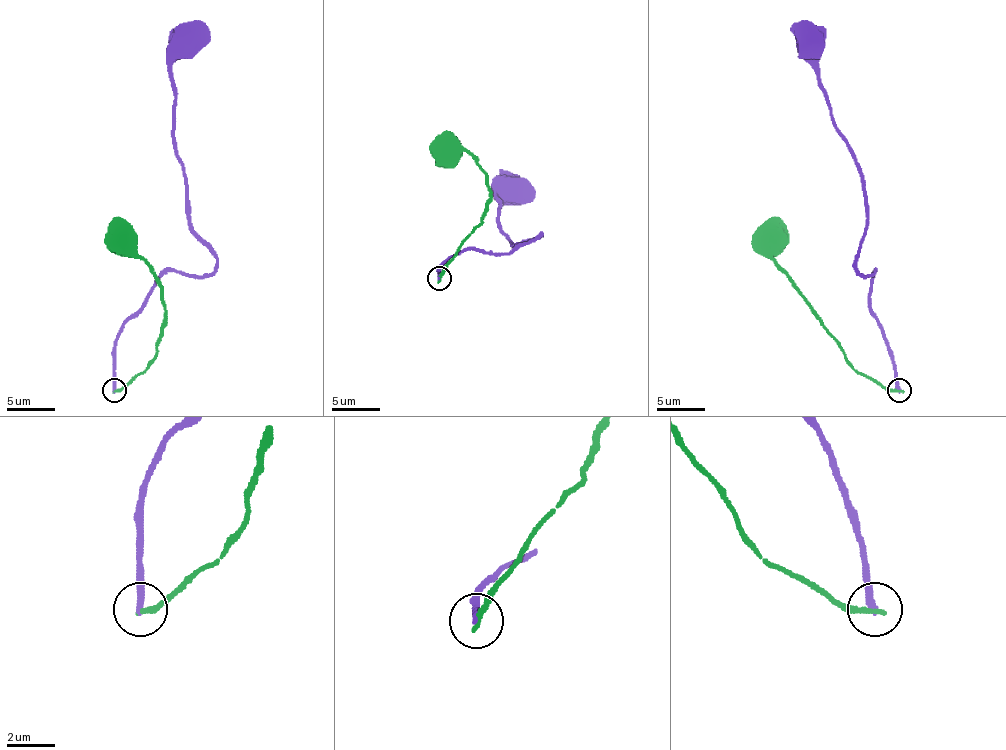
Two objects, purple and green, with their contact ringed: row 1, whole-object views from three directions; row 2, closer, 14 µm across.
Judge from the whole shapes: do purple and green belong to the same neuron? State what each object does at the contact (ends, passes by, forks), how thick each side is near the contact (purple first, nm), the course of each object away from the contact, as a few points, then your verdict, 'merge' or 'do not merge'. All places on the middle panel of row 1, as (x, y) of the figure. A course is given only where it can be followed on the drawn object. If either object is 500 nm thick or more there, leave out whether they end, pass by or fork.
purple ends; green ends; calibres 280 and 240 nm; course purple (440, 279), (442, 264), (463, 250), (509, 252), (542, 236), (516, 245), (502, 233), (494, 195), (506, 186); course green (440, 279), (444, 264), (473, 231), (490, 200), (487, 176), (480, 164), (468, 152), (451, 145), (444, 150); do not merge

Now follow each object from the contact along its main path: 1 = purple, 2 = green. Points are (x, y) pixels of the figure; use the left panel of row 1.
1: (115, 391), (117, 333), (150, 288), (217, 264), (177, 152), (181, 40)
2: (115, 391), (119, 391), (148, 367), (165, 319), (162, 286), (155, 271), (143, 260), (126, 252), (119, 243)

